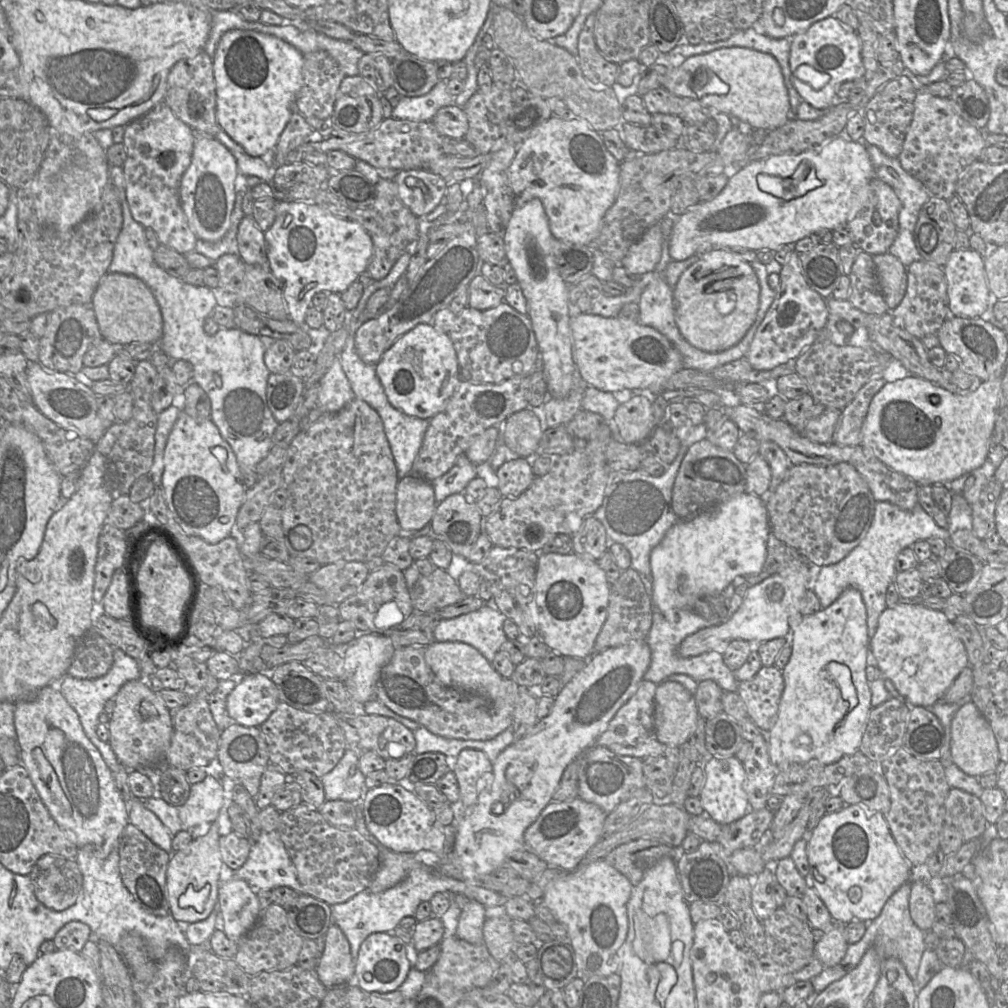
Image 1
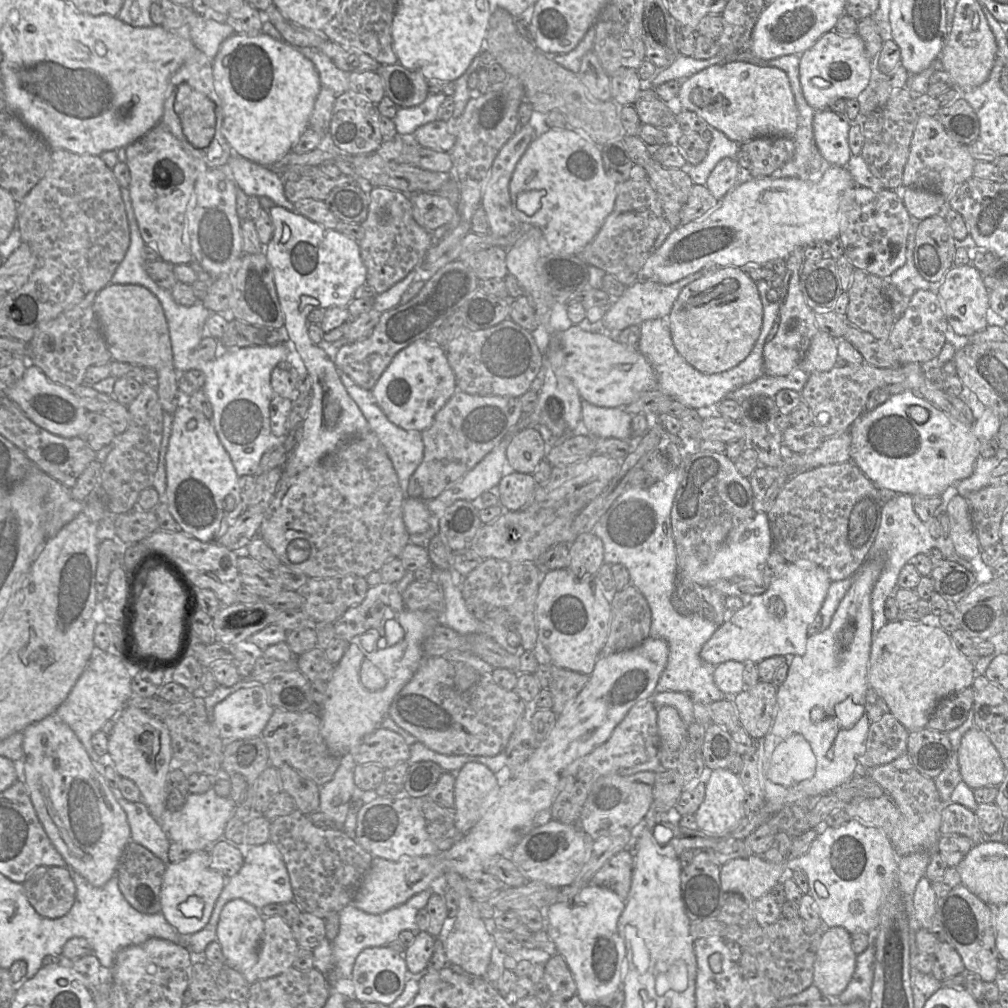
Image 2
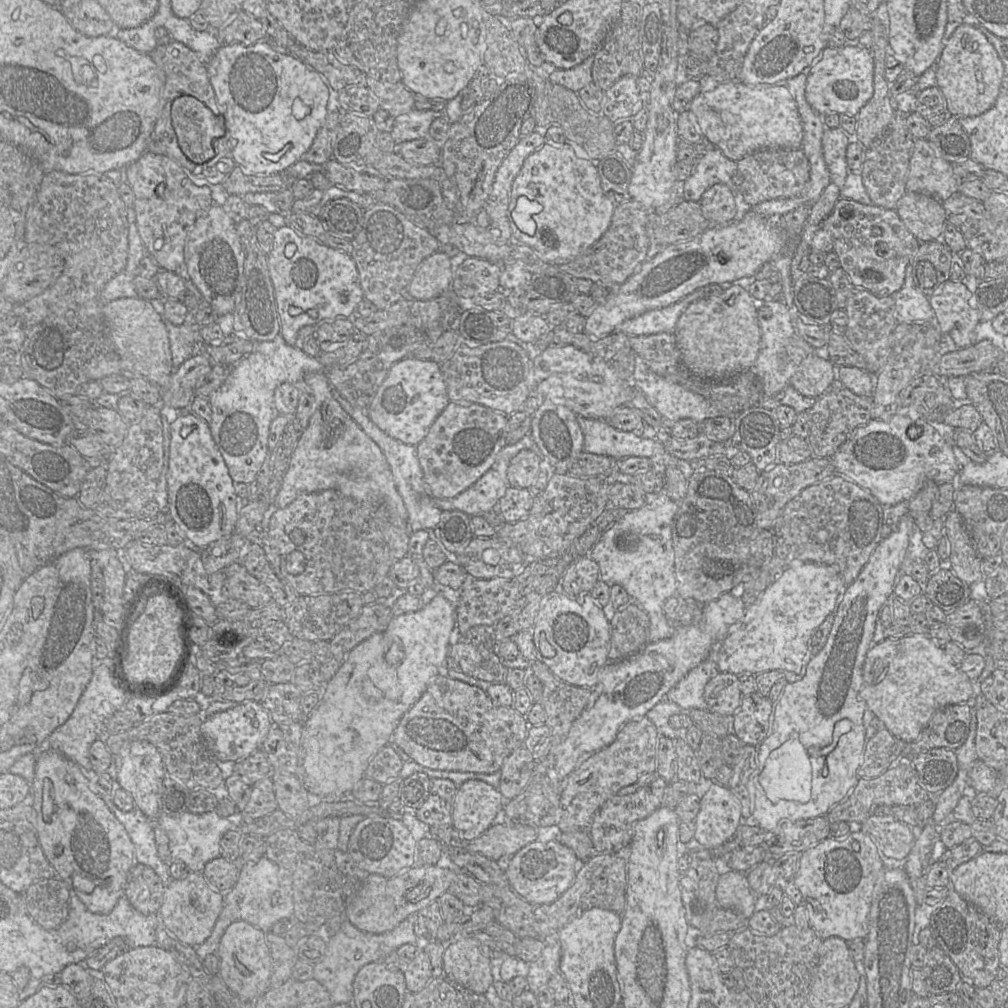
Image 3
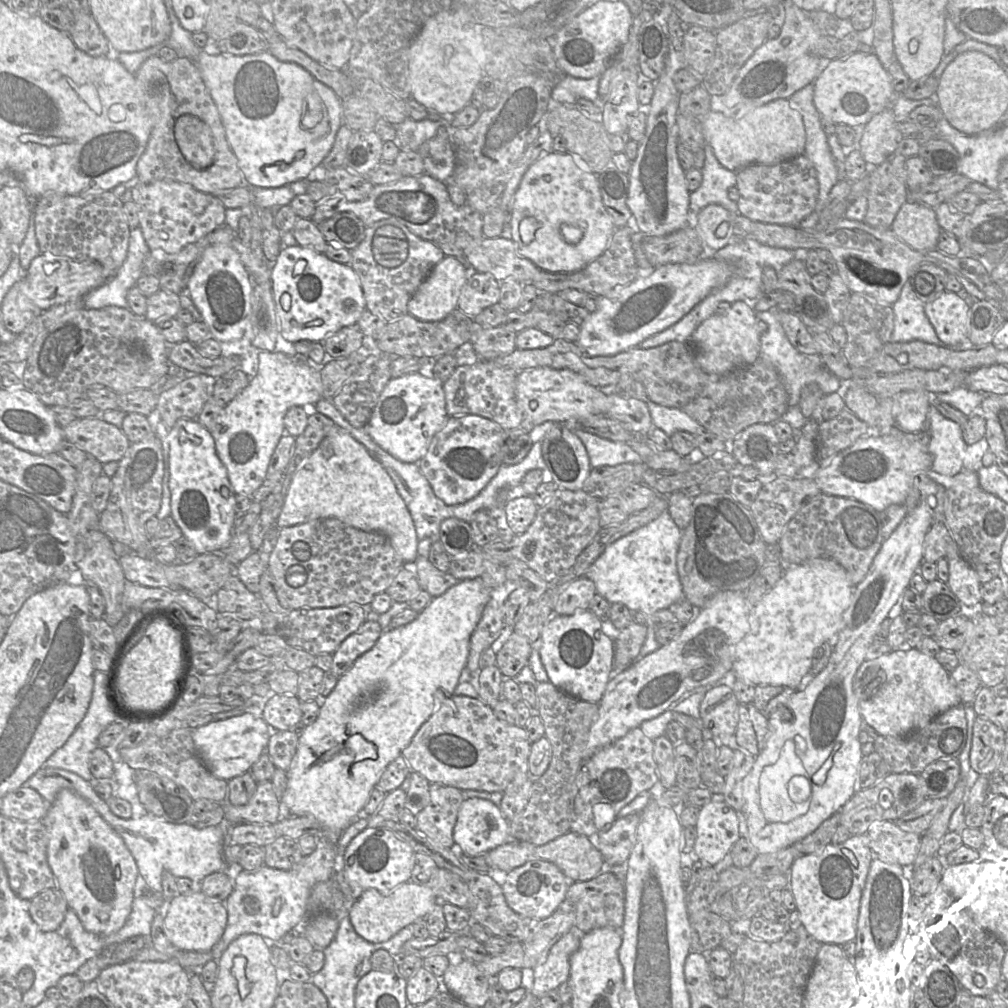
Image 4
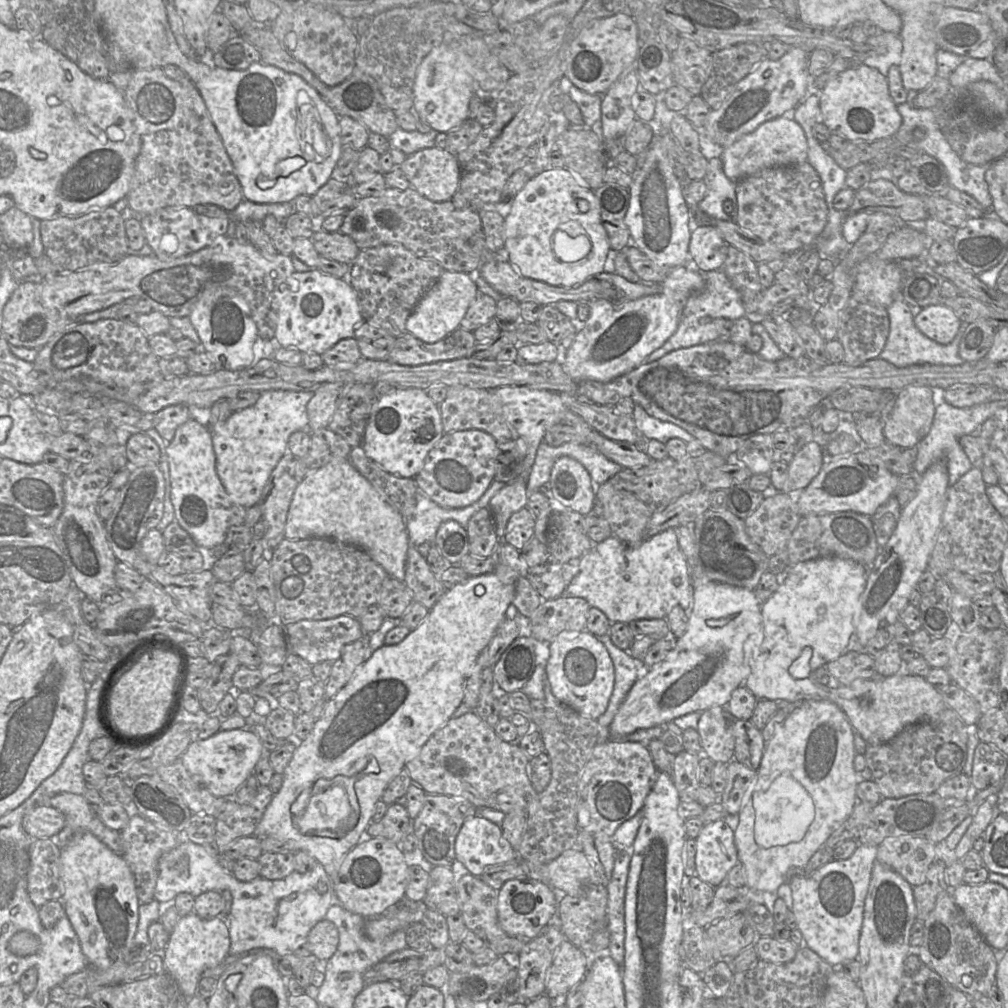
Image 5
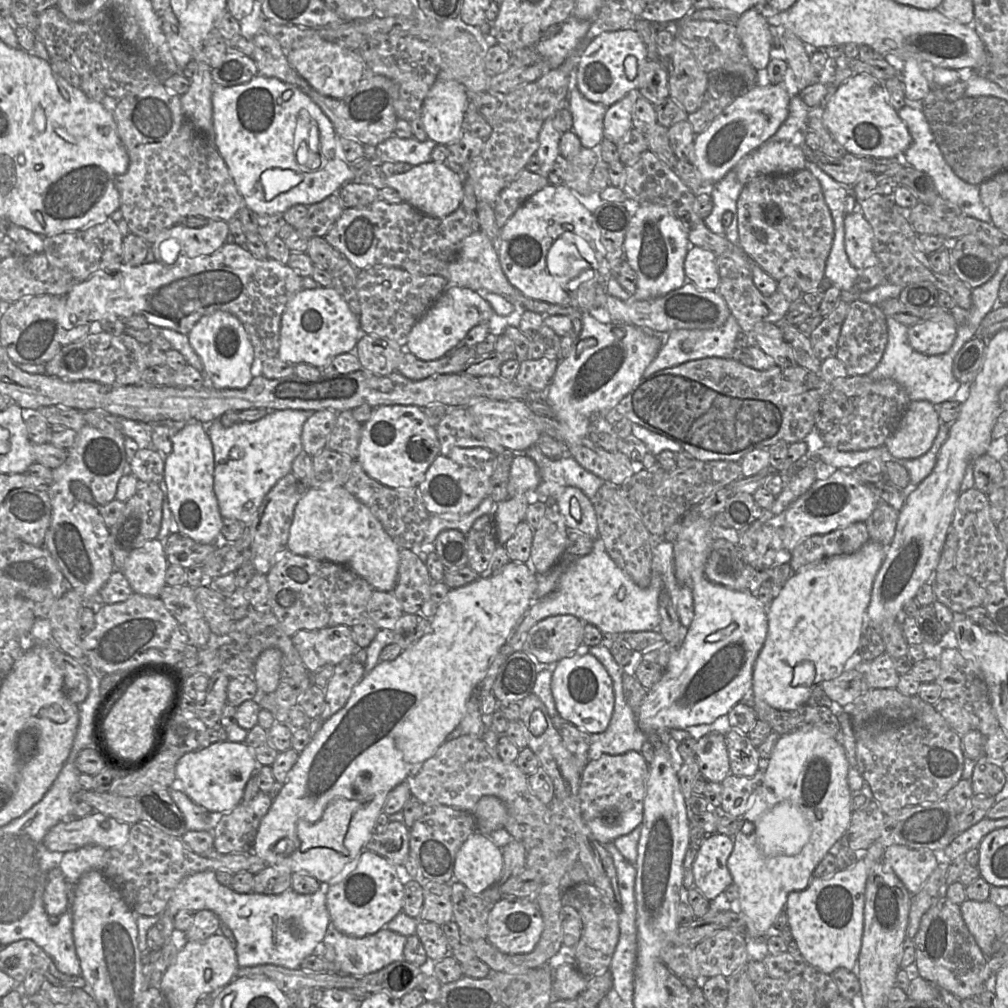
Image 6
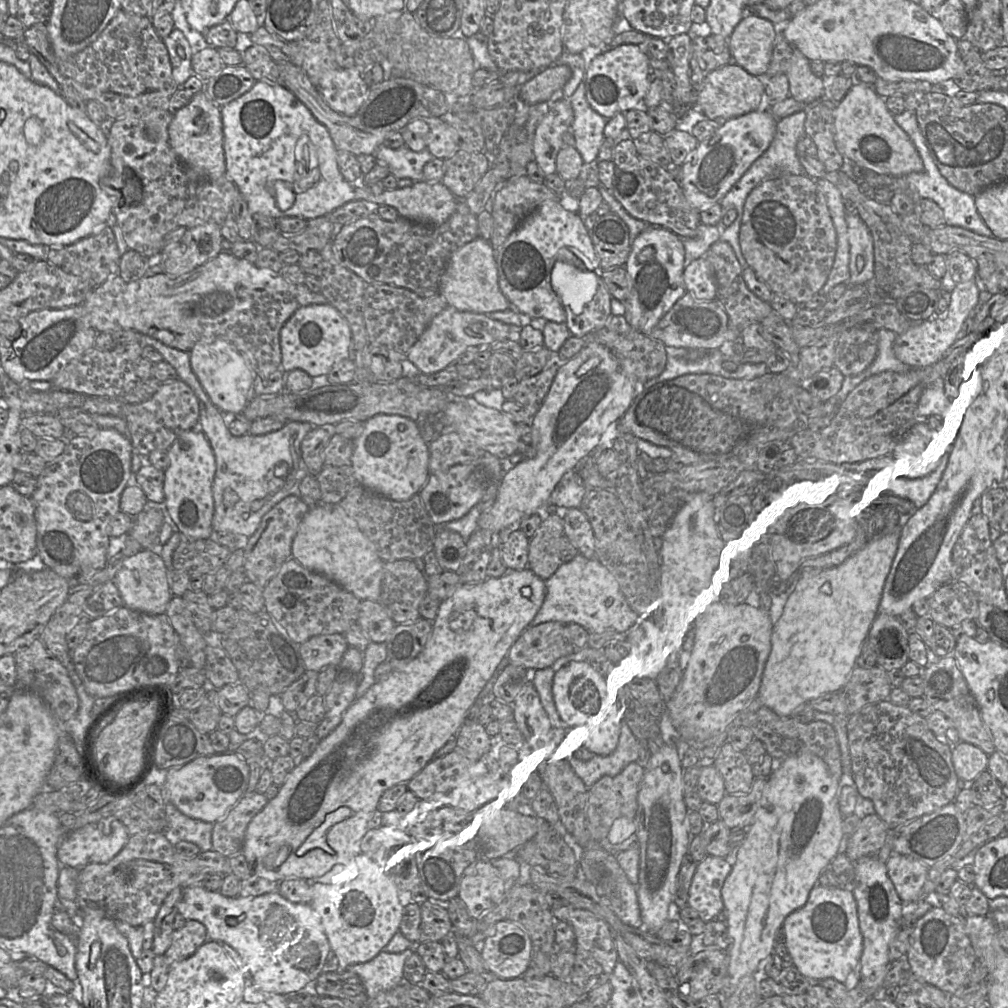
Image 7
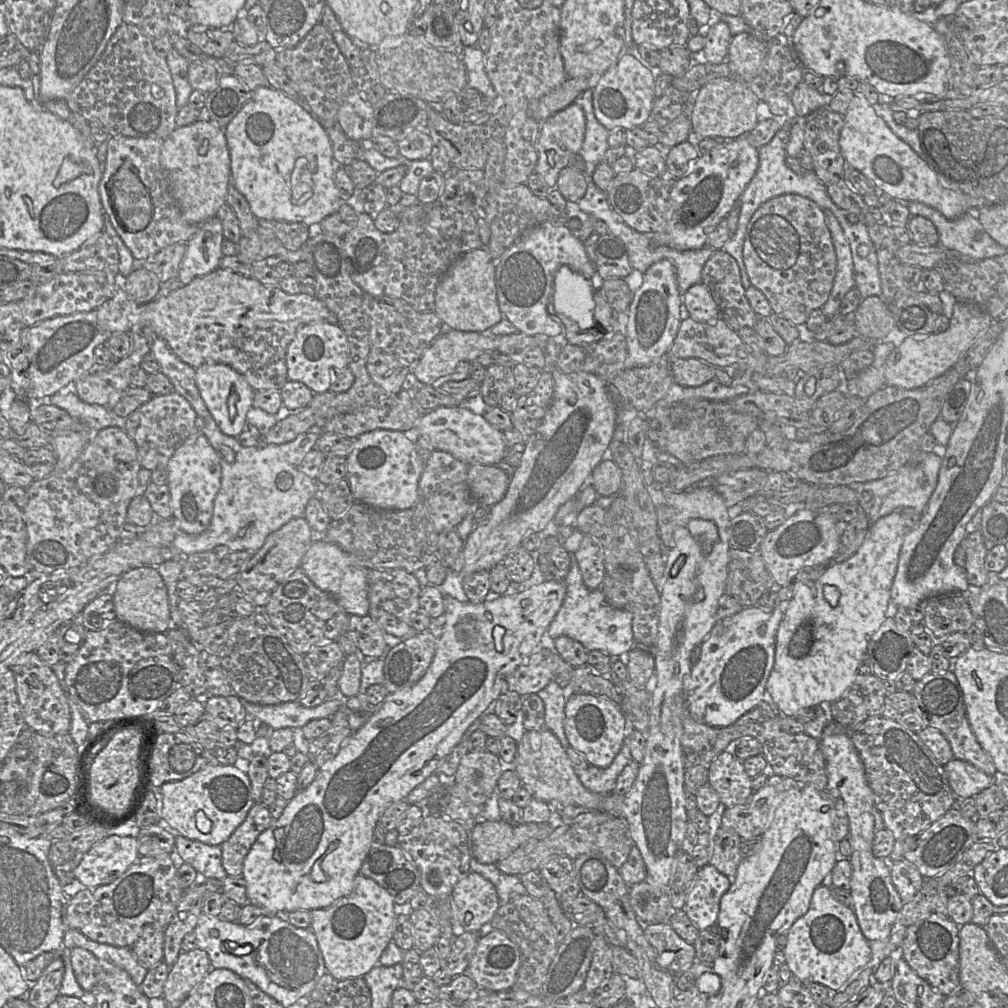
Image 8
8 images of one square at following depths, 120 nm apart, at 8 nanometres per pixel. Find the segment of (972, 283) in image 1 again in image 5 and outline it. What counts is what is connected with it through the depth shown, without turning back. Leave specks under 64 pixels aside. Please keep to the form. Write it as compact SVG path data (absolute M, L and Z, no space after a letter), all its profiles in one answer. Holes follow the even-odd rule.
M930 304L915 316L914 323L924 335L946 345L954 339L963 322L950 307Z

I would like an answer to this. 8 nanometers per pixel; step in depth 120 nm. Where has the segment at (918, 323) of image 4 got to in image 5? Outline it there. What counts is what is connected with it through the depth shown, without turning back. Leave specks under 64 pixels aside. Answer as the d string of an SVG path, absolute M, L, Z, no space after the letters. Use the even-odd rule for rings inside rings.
M898 295L895 301L887 307L890 319L890 333L880 357L897 367L914 364L959 365L964 362L959 356L959 344L968 323L962 323L958 333L949 344L940 344L924 335L915 325L915 315L905 301L903 295Z

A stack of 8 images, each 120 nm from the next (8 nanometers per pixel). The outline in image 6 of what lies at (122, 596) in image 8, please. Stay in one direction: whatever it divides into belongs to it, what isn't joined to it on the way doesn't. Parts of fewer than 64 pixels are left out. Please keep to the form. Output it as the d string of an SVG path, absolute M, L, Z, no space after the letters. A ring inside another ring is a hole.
M155 538L135 548L126 558L121 571L133 593L159 597L166 585L168 565L163 543Z

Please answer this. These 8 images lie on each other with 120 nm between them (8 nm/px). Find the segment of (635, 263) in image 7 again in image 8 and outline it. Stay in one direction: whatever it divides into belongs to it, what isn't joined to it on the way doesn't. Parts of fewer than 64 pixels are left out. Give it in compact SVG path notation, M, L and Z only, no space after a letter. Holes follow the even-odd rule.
M669 260L655 262L643 273L642 283L633 293L627 313L626 368L645 366L666 357L683 319L683 298L679 292L675 267Z

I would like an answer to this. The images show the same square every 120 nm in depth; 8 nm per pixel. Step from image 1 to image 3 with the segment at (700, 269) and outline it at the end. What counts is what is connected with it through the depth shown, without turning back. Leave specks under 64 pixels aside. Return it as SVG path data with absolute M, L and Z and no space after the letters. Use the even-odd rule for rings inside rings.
M739 284L727 285L719 294L697 300L680 316L673 332L683 366L693 375L710 380L729 379L753 367L760 348L760 325L756 300Z

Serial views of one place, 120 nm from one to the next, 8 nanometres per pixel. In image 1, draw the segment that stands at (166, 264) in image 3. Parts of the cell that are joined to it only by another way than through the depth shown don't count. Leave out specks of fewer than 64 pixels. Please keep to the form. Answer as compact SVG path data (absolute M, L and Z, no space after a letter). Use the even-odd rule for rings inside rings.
M165 101L124 126L126 159L122 165L126 199L135 221L152 229L159 240L180 254L195 250L197 238L188 225L179 196L180 180L188 168L195 132L175 116Z

